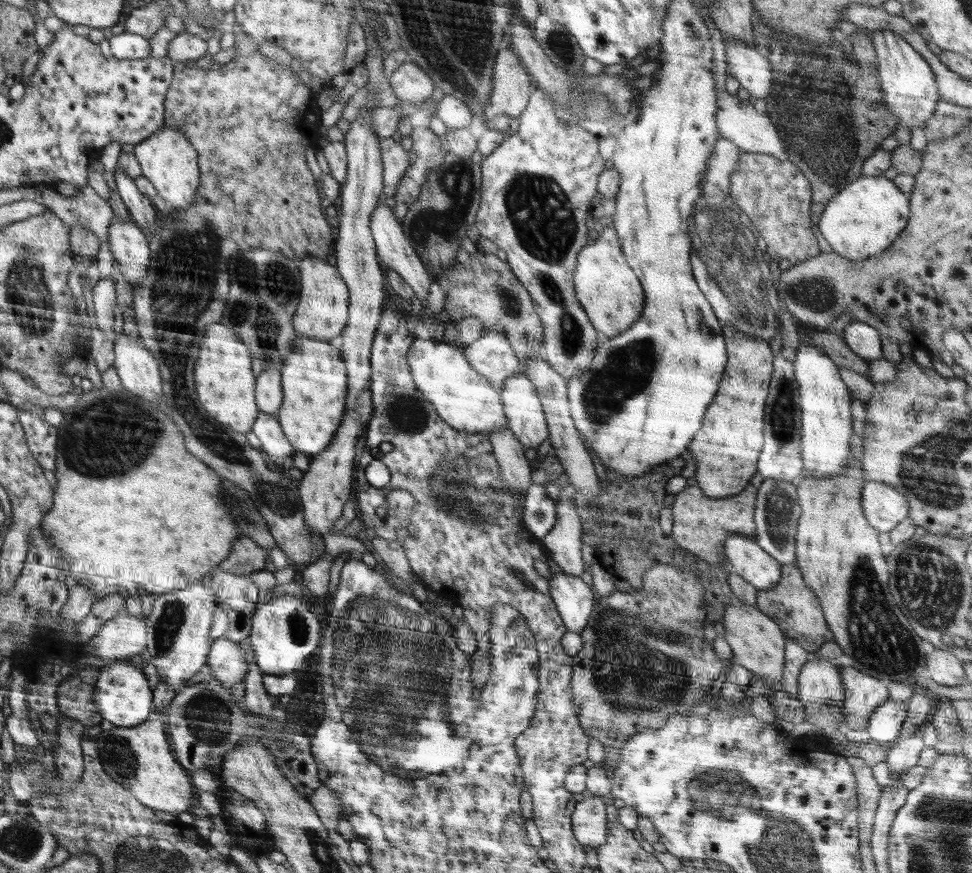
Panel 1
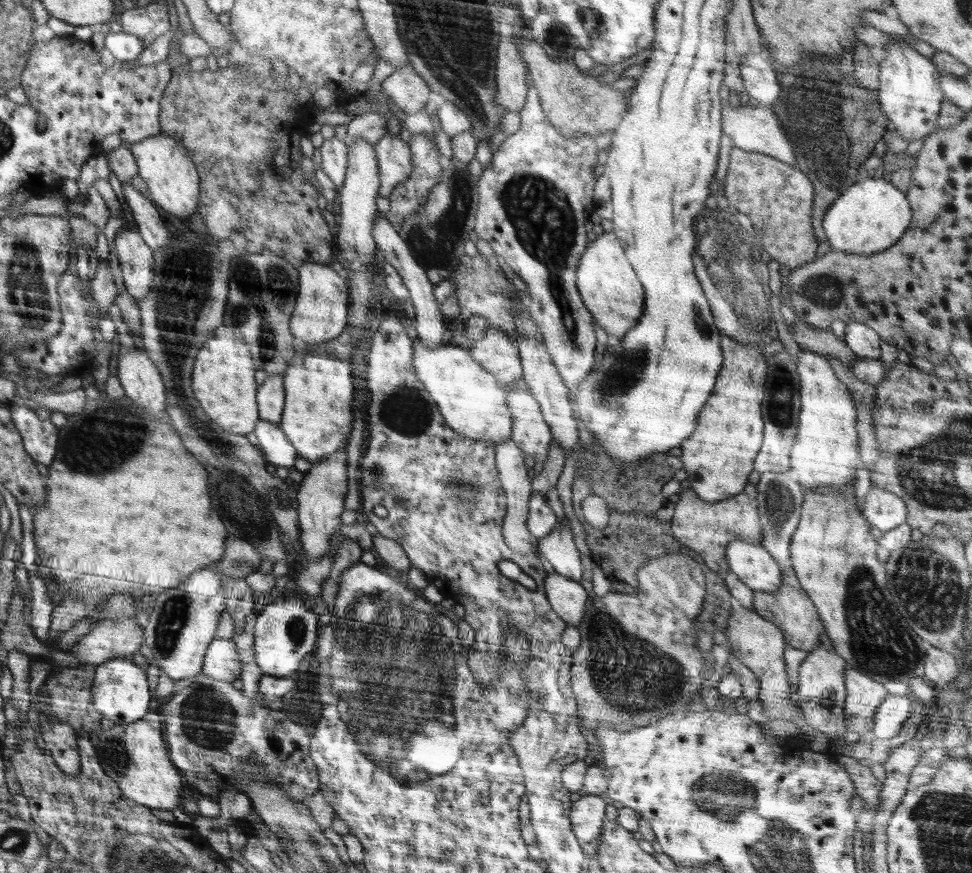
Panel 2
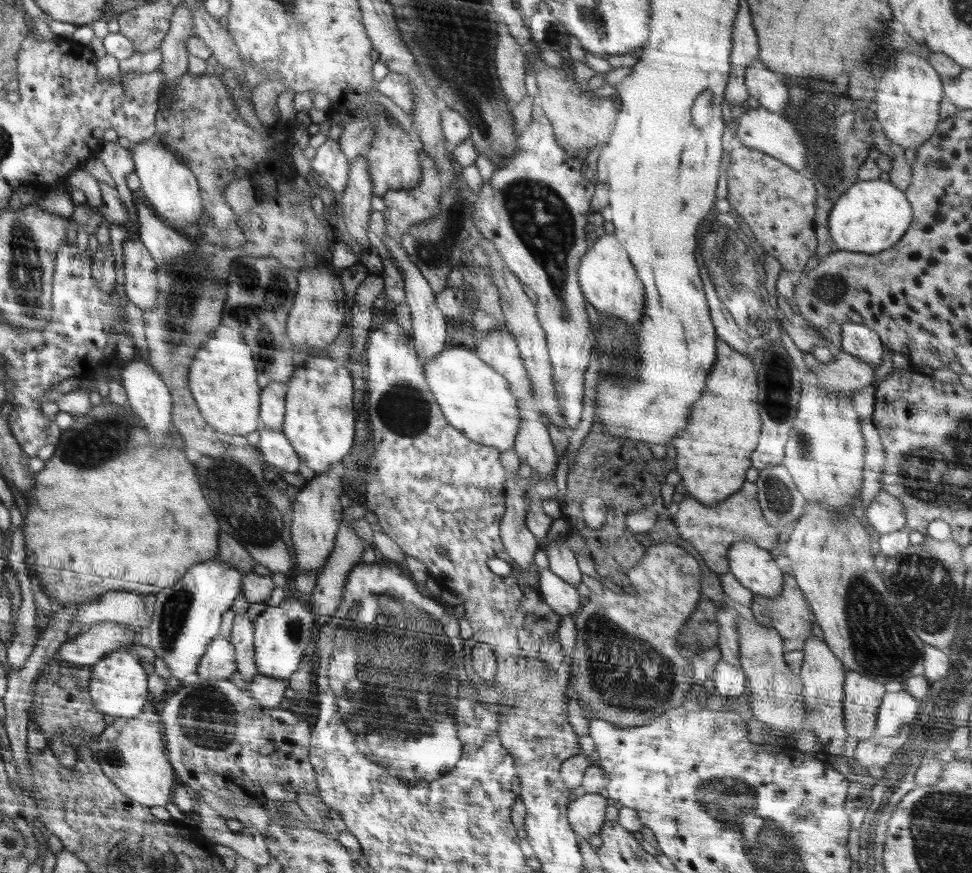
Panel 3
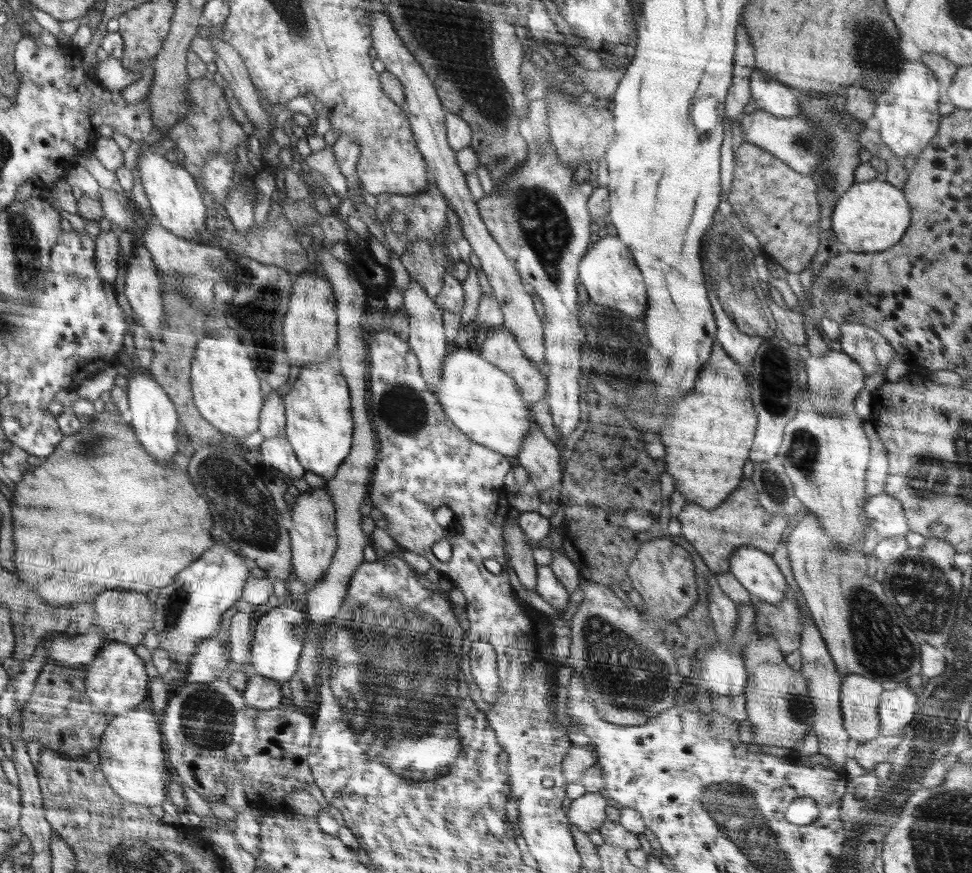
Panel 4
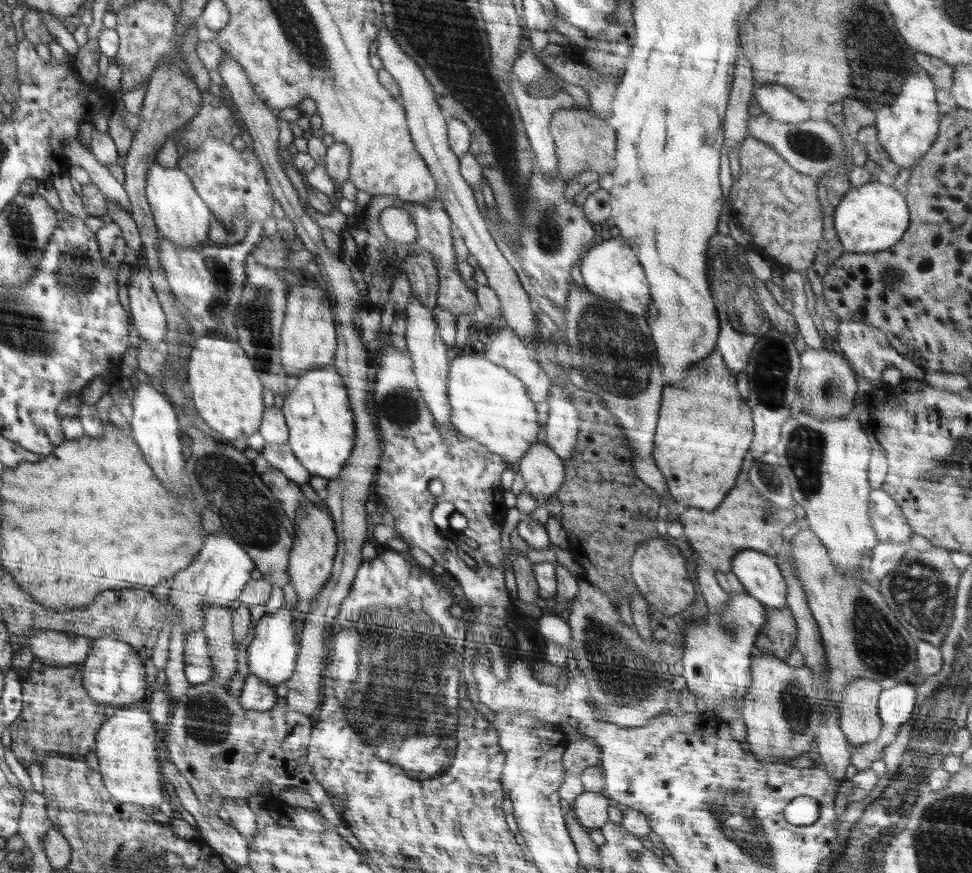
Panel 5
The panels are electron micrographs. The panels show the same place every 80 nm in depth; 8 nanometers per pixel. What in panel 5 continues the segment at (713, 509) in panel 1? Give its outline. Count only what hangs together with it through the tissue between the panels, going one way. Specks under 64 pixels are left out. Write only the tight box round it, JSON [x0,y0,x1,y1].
[679,472,797,573]

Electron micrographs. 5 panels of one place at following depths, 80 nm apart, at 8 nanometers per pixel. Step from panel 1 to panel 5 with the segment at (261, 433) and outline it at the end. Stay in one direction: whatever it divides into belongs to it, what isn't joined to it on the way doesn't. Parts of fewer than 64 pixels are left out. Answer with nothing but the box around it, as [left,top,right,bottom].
[261,444,312,487]

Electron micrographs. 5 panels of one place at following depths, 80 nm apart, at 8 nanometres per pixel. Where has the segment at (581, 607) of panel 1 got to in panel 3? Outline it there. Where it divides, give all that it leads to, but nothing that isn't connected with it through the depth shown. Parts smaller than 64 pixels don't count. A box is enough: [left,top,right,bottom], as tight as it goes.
[539,569,580,618]

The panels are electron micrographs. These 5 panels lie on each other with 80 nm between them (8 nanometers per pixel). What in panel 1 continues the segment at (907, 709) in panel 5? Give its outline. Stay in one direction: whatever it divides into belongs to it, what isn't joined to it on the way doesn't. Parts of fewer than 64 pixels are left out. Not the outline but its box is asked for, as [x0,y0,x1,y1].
[863,699,907,745]

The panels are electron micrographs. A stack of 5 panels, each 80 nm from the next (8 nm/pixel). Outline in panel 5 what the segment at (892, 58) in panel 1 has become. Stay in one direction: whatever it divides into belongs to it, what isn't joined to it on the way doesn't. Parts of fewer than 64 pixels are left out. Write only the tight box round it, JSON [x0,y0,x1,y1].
[875,70,941,170]

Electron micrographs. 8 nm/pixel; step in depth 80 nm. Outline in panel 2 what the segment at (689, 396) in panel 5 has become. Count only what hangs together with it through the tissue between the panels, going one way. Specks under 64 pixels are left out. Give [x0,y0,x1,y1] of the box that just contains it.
[682,334,767,502]

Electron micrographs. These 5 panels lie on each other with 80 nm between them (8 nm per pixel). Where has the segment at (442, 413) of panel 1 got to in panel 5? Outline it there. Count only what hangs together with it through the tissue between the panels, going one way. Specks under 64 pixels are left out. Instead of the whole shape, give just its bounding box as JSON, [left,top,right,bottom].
[447,352,539,466]

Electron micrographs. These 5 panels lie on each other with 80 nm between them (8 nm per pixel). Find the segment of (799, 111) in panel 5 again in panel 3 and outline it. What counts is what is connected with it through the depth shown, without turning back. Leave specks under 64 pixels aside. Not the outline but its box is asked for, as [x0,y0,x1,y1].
[745,59,789,113]

